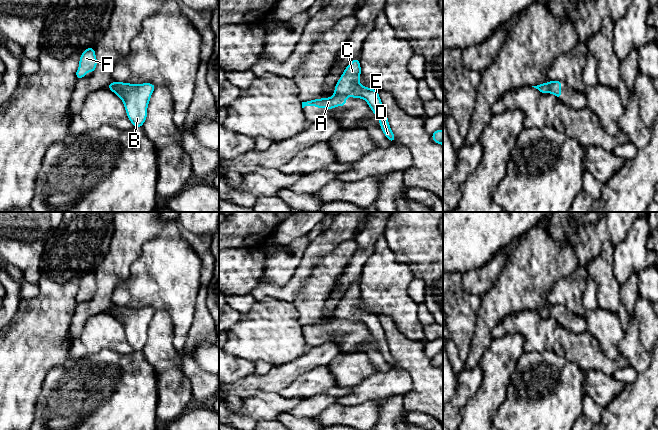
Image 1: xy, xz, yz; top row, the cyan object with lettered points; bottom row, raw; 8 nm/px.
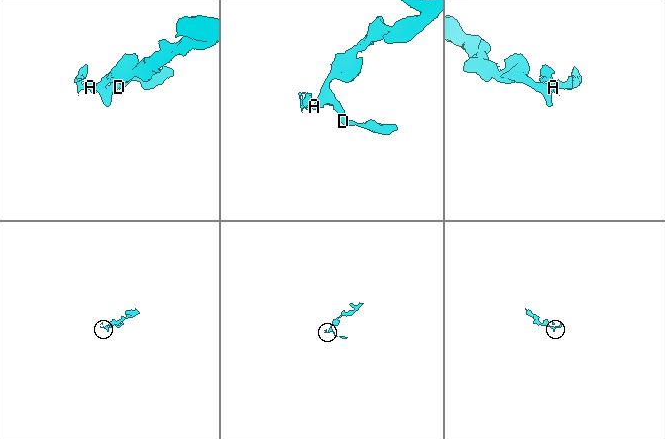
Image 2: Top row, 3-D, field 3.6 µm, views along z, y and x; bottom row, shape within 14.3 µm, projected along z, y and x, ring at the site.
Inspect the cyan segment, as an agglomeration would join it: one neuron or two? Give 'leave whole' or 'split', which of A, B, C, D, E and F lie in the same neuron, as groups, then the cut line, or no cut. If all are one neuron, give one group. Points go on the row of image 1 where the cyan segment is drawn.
split; A F / B C D E; cut in xz along (335, 93), (345, 96)

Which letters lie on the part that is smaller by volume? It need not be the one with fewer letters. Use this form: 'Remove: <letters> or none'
Remove: A, F

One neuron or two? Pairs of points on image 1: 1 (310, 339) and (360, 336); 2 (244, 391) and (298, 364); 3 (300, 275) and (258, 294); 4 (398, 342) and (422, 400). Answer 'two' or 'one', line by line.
1: one
2: one
3: one
4: one

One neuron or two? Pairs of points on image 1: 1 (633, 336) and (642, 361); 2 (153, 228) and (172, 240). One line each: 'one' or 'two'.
1: one
2: two

